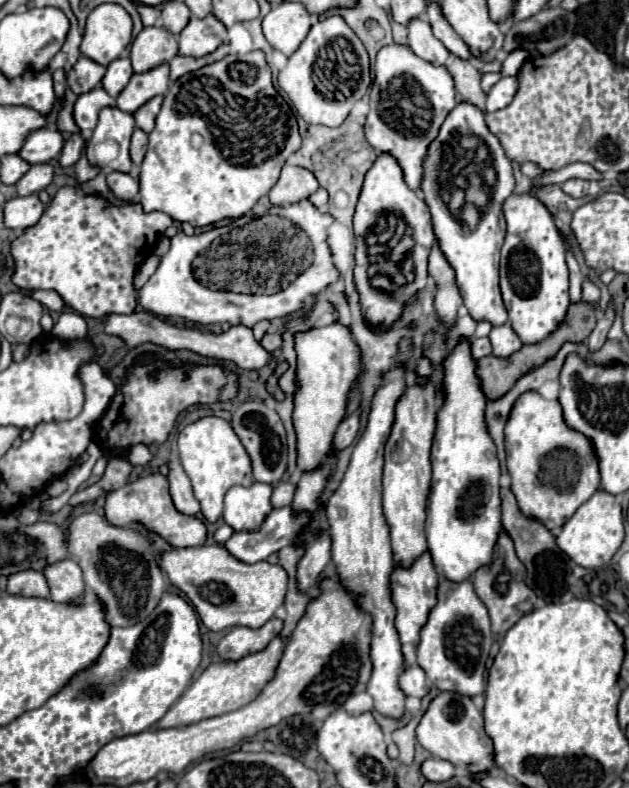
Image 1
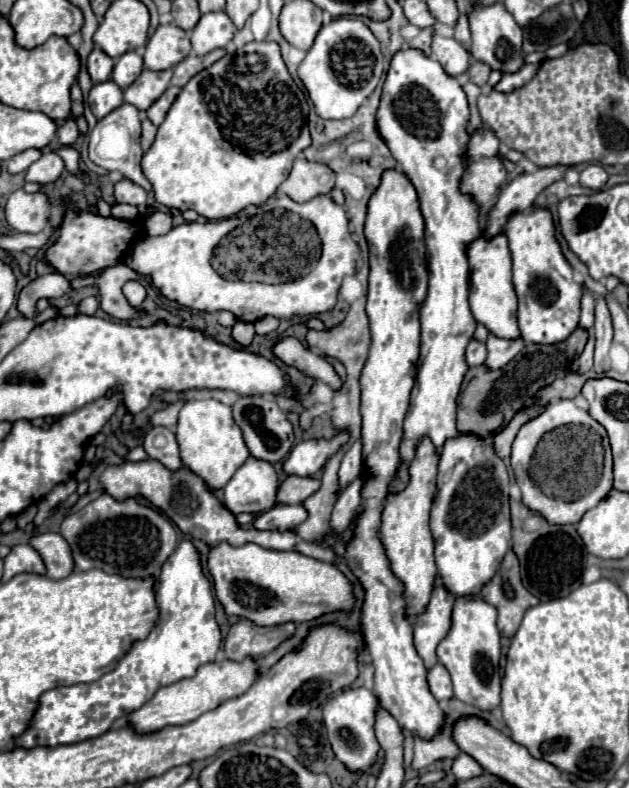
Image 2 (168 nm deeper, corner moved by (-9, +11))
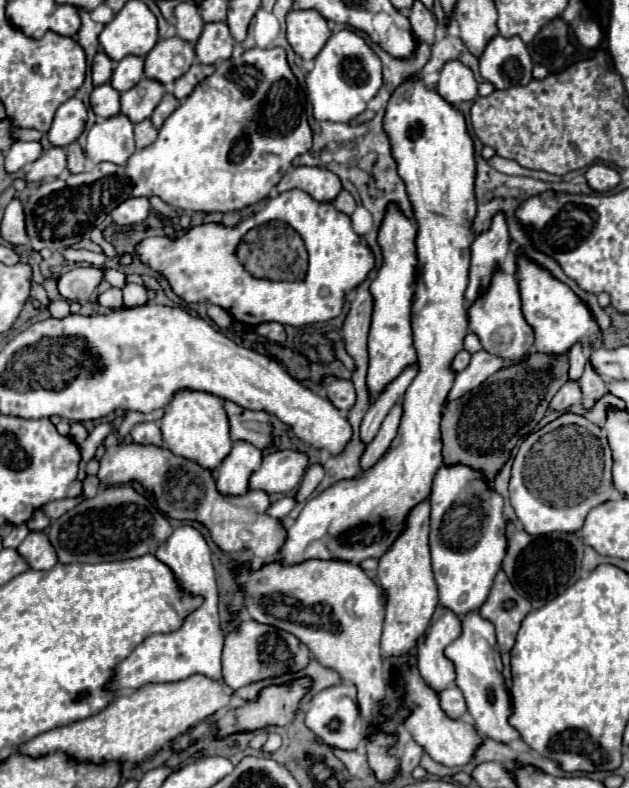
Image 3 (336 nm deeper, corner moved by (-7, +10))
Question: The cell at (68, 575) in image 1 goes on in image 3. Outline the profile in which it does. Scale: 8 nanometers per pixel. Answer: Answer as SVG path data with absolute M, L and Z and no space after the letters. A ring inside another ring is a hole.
M28 533L28 537L20 543L16 551L28 561L30 569L52 569L58 563L58 557L46 533Z

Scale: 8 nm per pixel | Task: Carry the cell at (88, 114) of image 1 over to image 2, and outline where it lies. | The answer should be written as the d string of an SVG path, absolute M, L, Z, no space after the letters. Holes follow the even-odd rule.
M106 80L104 84L94 84L88 94L88 104L90 104L92 114L100 120L108 112L112 112L120 104L124 104L122 90L114 84L114 80Z

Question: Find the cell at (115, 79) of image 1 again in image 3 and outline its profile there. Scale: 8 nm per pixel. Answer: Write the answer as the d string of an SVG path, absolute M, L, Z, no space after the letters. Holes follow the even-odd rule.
M128 55L116 63L116 69L114 69L110 83L116 91L124 93L124 91L132 89L142 77L144 77L144 59Z

